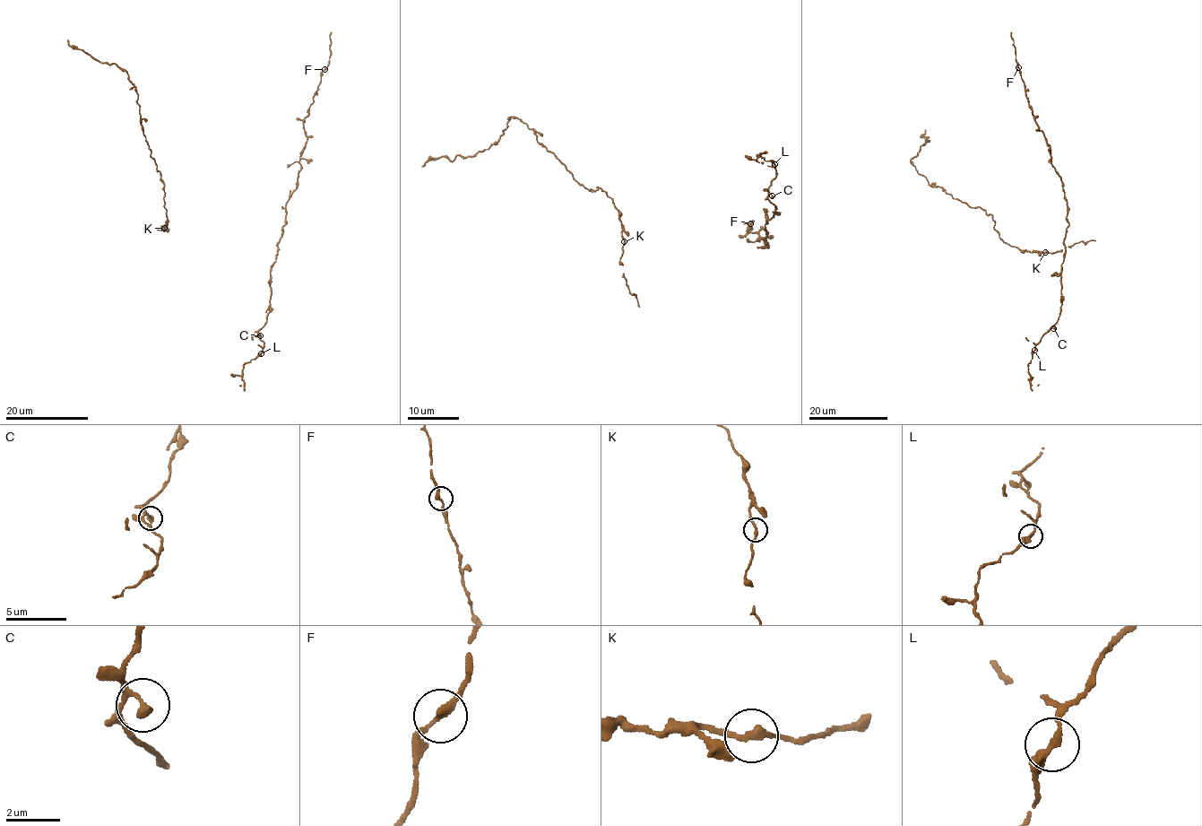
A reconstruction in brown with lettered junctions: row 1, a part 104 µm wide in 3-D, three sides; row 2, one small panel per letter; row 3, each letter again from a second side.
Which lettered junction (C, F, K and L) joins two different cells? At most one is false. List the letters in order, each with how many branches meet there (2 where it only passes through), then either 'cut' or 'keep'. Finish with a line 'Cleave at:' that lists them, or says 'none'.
C: 2 branches meet; keep
F: 2 branches meet; keep
K: 2 branches meet; keep
L: 2 branches meet; keep
Cleave at: none

